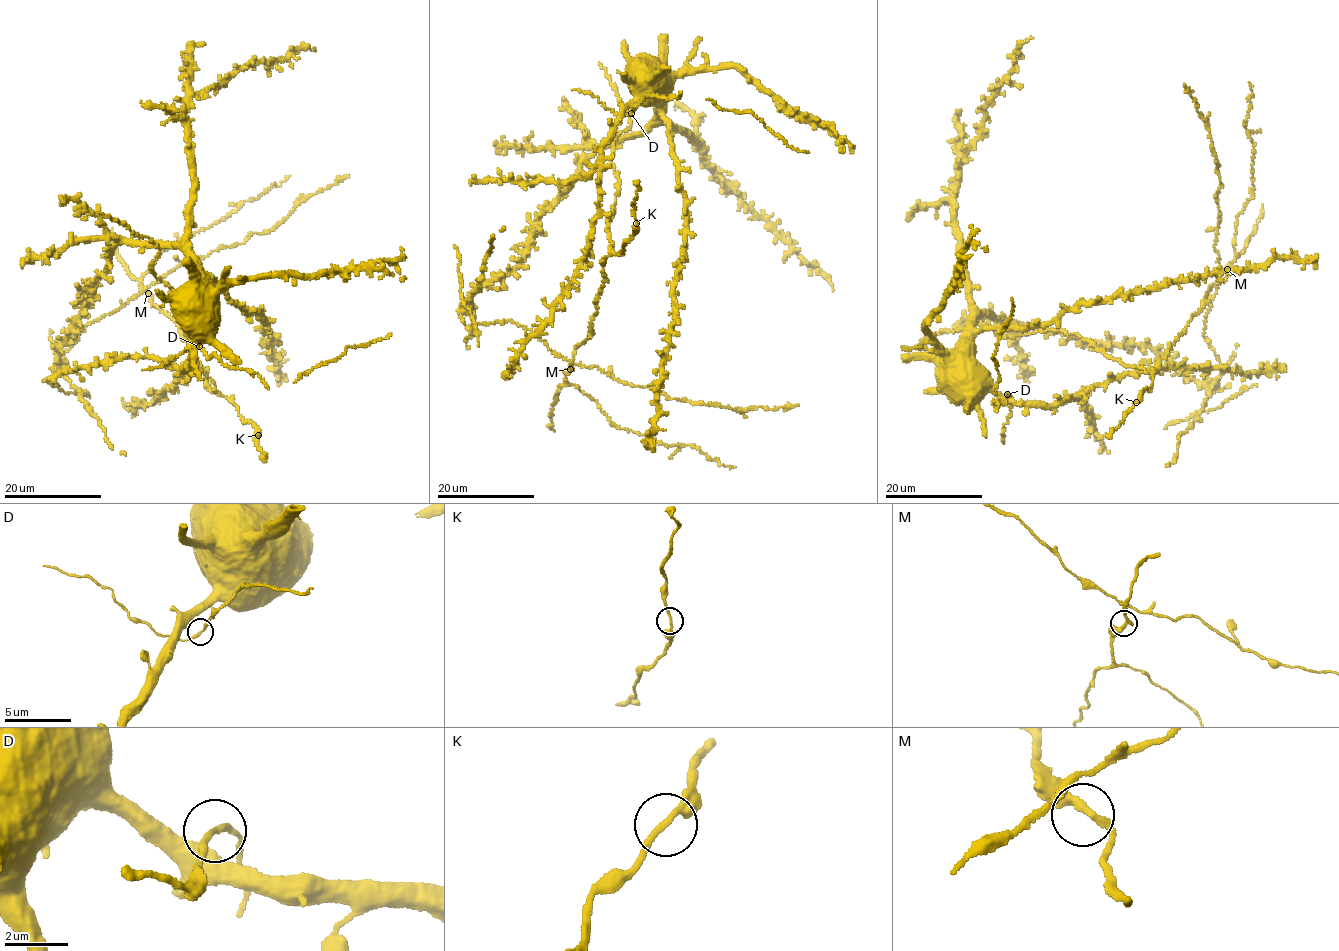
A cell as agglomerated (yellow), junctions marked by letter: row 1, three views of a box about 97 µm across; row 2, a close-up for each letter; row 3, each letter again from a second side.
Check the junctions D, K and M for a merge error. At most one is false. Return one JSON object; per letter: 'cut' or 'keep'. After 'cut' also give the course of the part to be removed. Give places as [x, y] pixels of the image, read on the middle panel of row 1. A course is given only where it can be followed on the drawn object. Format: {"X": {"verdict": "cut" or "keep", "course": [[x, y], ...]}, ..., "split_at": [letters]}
{"D": {"verdict": "keep"}, "K": {"verdict": "keep"}, "M": {"verdict": "keep"}, "split_at": []}

